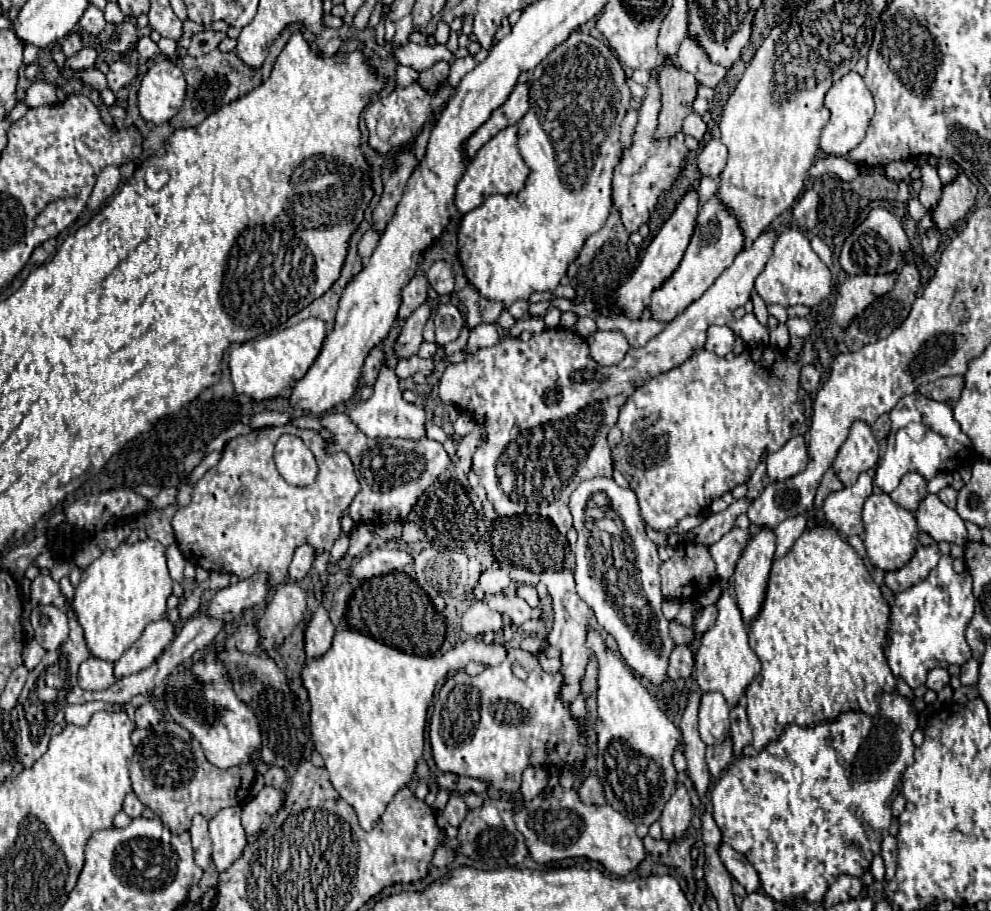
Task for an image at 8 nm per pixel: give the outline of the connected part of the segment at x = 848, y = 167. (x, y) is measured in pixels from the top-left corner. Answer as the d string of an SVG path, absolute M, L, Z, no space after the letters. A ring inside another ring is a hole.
M826 156L810 168L810 176L822 176L828 172L836 174L840 180L852 182L858 176L858 166L844 156Z

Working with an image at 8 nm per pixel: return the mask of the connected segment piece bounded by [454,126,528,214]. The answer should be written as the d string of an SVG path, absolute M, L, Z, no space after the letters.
M508 126L508 128L500 130L468 162L464 176L456 186L456 198L454 198L460 214L466 214L466 212L478 208L484 202L484 198L490 194L518 194L524 188L524 182L528 178L528 166L524 164L520 152L518 152L516 134L518 134L518 126Z

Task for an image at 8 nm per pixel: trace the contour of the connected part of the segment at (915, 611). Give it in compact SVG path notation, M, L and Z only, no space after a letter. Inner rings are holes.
M942 556L926 580L896 594L896 602L892 606L890 642L884 646L884 652L892 674L902 678L910 688L924 684L926 674L936 666L962 666L972 658L966 642L966 626L974 616L972 578L968 572L954 572L952 562L952 556Z

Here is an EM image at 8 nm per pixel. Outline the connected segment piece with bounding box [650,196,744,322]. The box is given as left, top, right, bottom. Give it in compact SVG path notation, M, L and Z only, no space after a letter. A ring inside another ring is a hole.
M712 196L700 208L696 230L690 238L690 244L684 252L680 266L658 290L652 292L652 302L650 302L652 318L658 322L672 322L678 314L682 314L682 310L686 310L686 306L698 300L714 284L718 274L722 274L722 270L726 270L734 262L742 246L744 246L744 234L738 228L736 218L726 210L726 206L720 202L718 196Z

